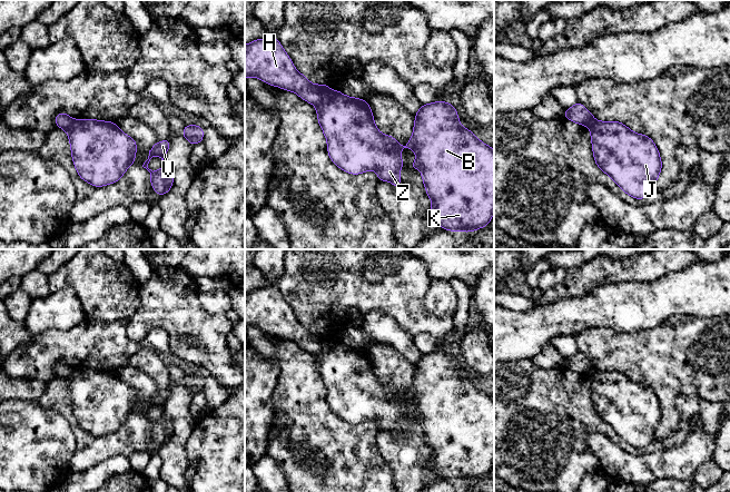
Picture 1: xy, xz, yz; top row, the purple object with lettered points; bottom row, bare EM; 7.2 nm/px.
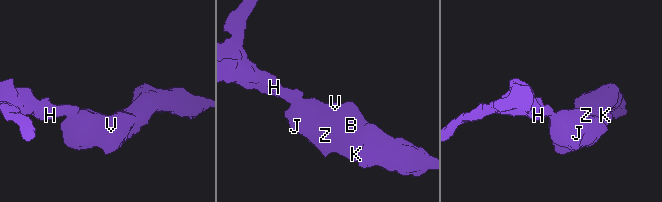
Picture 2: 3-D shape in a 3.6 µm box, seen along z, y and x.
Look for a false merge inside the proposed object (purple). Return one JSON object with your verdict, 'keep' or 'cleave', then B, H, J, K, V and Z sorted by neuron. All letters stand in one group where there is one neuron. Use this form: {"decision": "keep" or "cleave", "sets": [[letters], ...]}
{"decision": "cleave", "sets": [["B", "J", "K", "V", "Z"], ["H"]]}

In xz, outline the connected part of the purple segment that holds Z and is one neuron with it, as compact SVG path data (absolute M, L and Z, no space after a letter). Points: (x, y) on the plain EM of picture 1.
M331 340L314 355L327 390L328 405L339 419L352 424L376 420L378 431L391 431L397 439L402 435L399 420L404 415L399 401L410 397L416 402L410 417L422 421L426 443L432 450L428 466L453 482L471 482L491 472L494 462L494 398L460 374L455 355L447 351L422 354L415 363L413 385L405 395L379 382L367 350Z

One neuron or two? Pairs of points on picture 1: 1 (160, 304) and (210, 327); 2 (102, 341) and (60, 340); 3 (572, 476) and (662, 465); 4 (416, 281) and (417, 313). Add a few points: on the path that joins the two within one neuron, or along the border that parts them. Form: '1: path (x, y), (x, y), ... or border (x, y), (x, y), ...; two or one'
1: path (173, 307), (193, 327), (198, 327); one
2: path (92, 341), (70, 341); one
3: border (588, 445), (597, 458), (597, 471); two
4: path (416, 288), (416, 305); one

